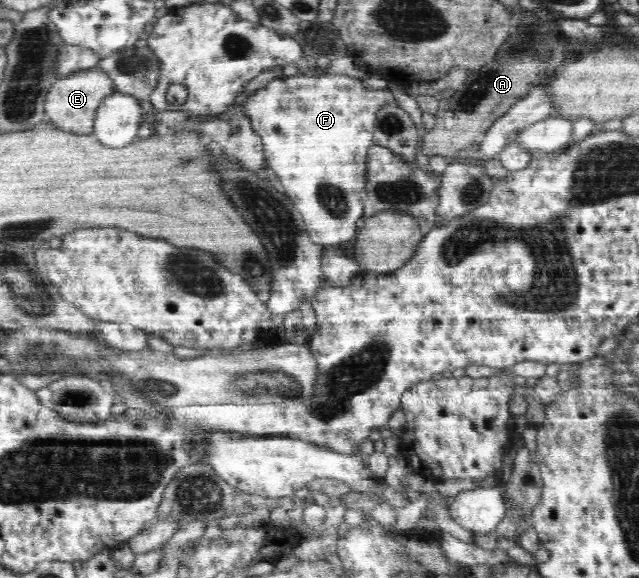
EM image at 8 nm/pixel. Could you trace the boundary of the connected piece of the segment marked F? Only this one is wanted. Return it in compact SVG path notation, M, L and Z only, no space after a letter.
M328 74L319 76L285 76L276 77L270 83L267 83L261 89L258 89L251 96L247 96L246 101L243 103L243 113L250 118L252 129L262 137L264 143L264 155L268 159L268 165L270 169L280 177L280 185L282 185L282 191L292 200L294 207L301 213L306 229L308 230L308 236L313 243L319 244L320 246L340 245L344 242L349 242L353 238L356 238L358 232L358 221L364 216L363 209L366 206L365 202L365 185L367 180L367 157L369 149L375 144L374 143L374 129L377 113L382 107L385 107L388 103L394 102L390 90L385 89L370 89L364 87L362 80L350 77L344 74Z

